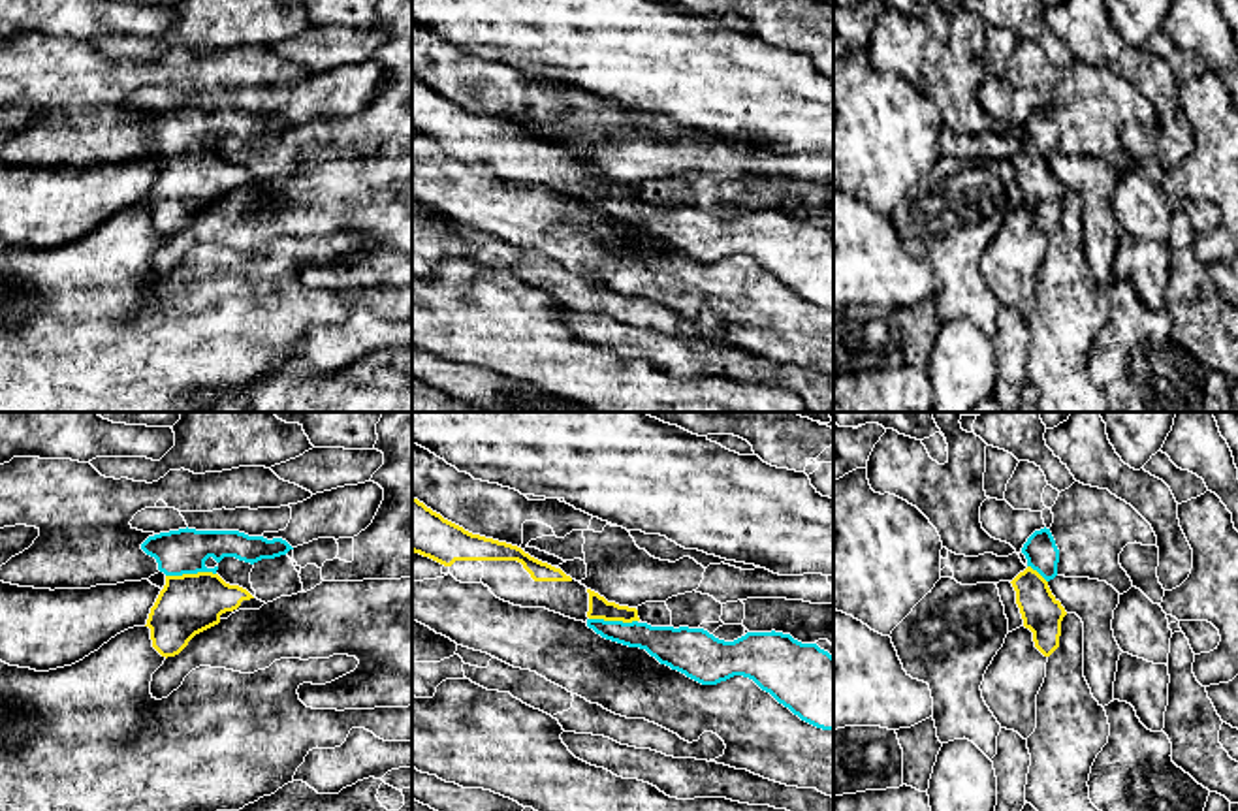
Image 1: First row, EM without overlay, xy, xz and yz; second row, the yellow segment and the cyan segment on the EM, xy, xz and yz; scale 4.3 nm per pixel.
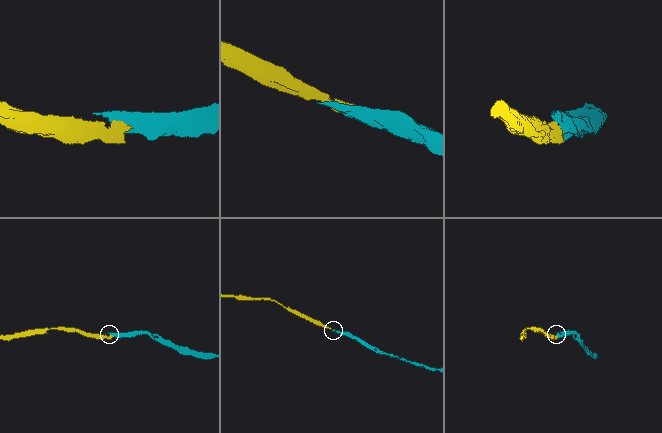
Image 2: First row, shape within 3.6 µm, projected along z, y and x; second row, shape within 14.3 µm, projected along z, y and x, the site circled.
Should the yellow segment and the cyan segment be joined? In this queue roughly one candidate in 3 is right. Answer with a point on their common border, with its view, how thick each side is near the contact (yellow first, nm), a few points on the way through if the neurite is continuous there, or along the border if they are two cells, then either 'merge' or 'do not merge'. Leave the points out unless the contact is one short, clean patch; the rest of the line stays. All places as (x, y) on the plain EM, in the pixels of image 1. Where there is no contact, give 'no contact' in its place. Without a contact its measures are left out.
meets yellow in xy at (190, 153); 260 nm thick on the yellow side, 190 nm on the other; runs through xy (189, 183), (190, 153), (179, 130); merge

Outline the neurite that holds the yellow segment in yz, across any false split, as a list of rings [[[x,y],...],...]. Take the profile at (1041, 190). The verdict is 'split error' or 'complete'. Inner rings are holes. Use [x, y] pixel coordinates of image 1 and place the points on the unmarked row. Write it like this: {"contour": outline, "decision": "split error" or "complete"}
{"contour": [[[1050,107],[1035,109],[1022,126],[1027,147],[1010,162],[1016,169],[1024,205],[1033,211],[1035,226],[1050,235],[1059,226],[1061,199],[1067,194],[1048,160],[1057,154],[1059,128]]], "decision": "split error"}

